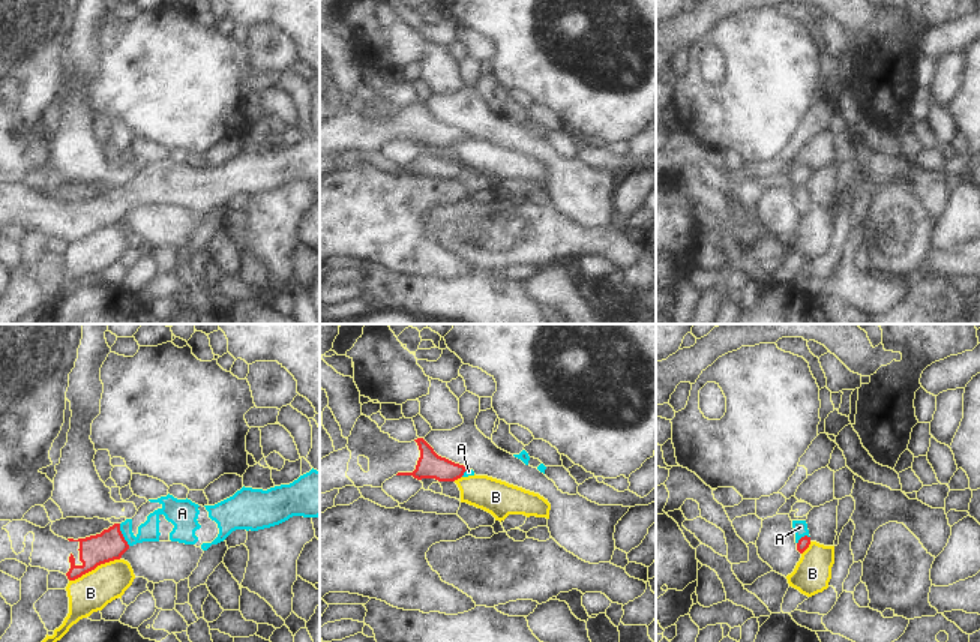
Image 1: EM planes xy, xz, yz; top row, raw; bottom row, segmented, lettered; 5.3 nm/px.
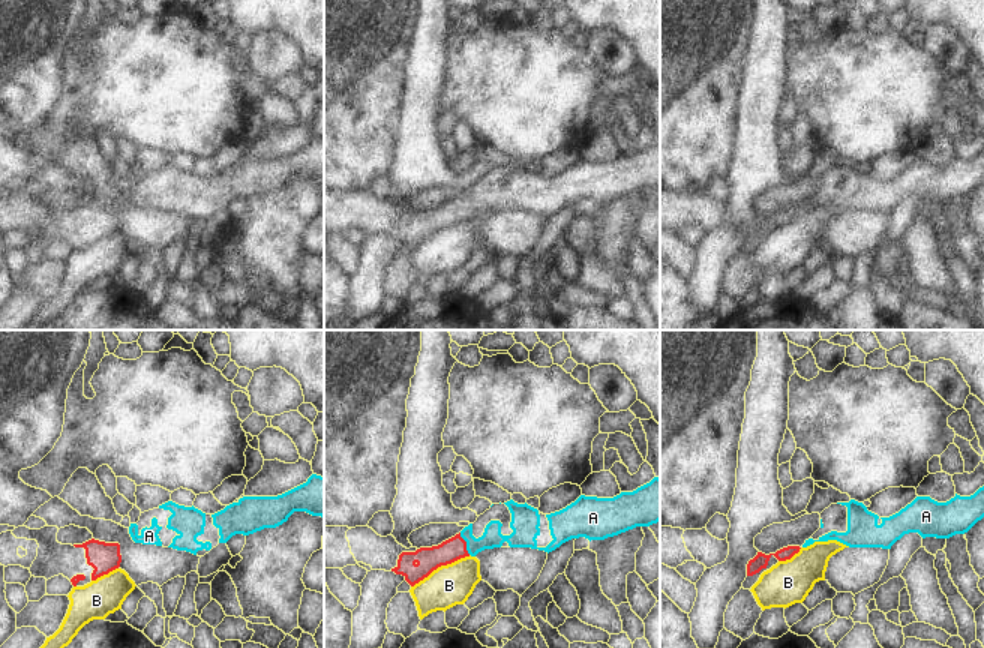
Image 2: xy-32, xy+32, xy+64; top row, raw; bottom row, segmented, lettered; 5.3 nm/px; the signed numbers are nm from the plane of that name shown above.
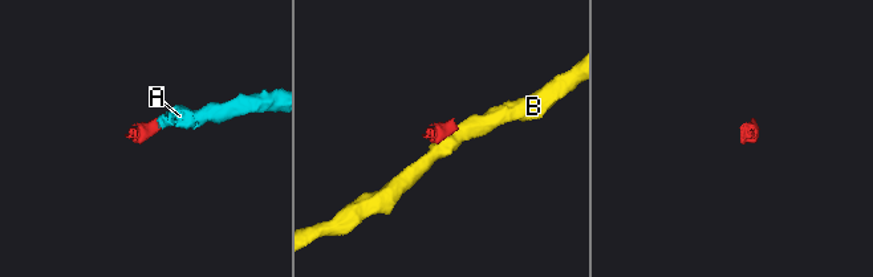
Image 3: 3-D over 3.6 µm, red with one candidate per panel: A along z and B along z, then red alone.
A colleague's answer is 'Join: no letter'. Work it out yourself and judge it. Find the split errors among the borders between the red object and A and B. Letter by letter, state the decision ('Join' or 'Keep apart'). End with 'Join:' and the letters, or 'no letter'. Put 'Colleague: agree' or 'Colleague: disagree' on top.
Colleague: disagree
A: Join
B: Keep apart
Join: A.

